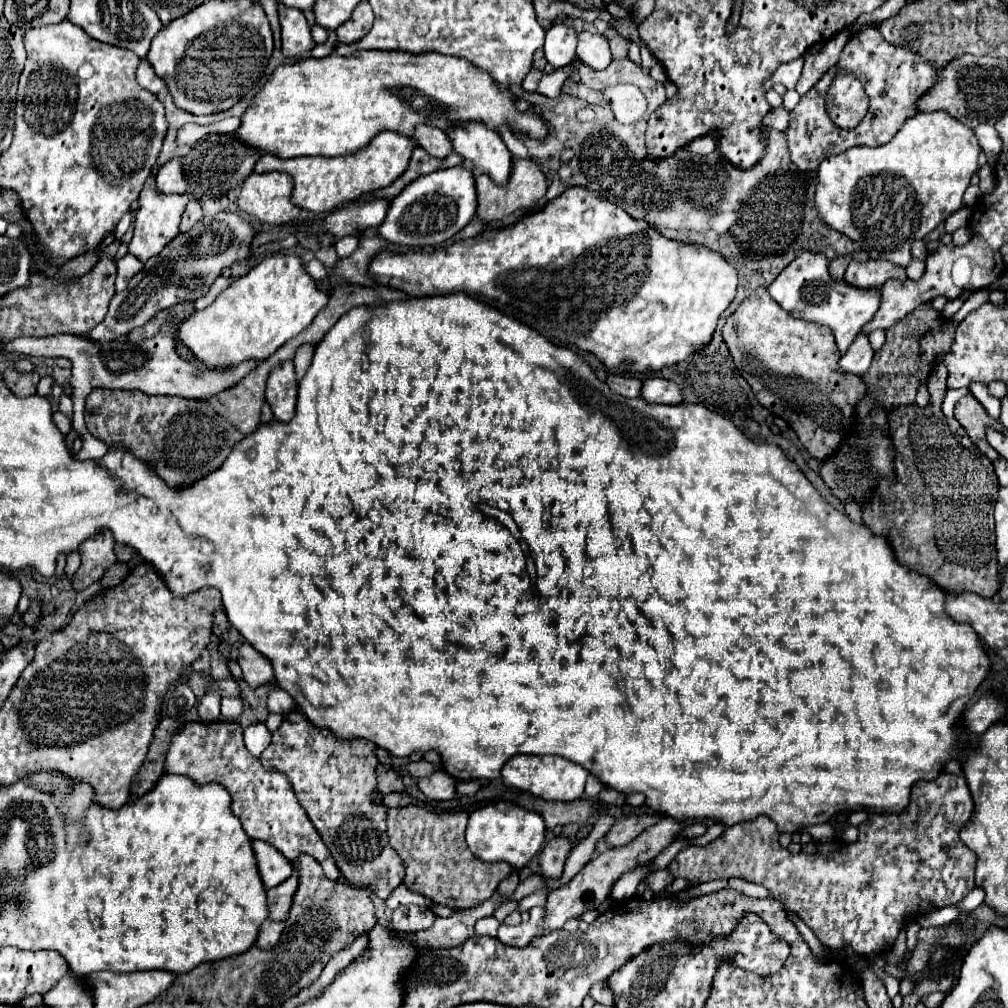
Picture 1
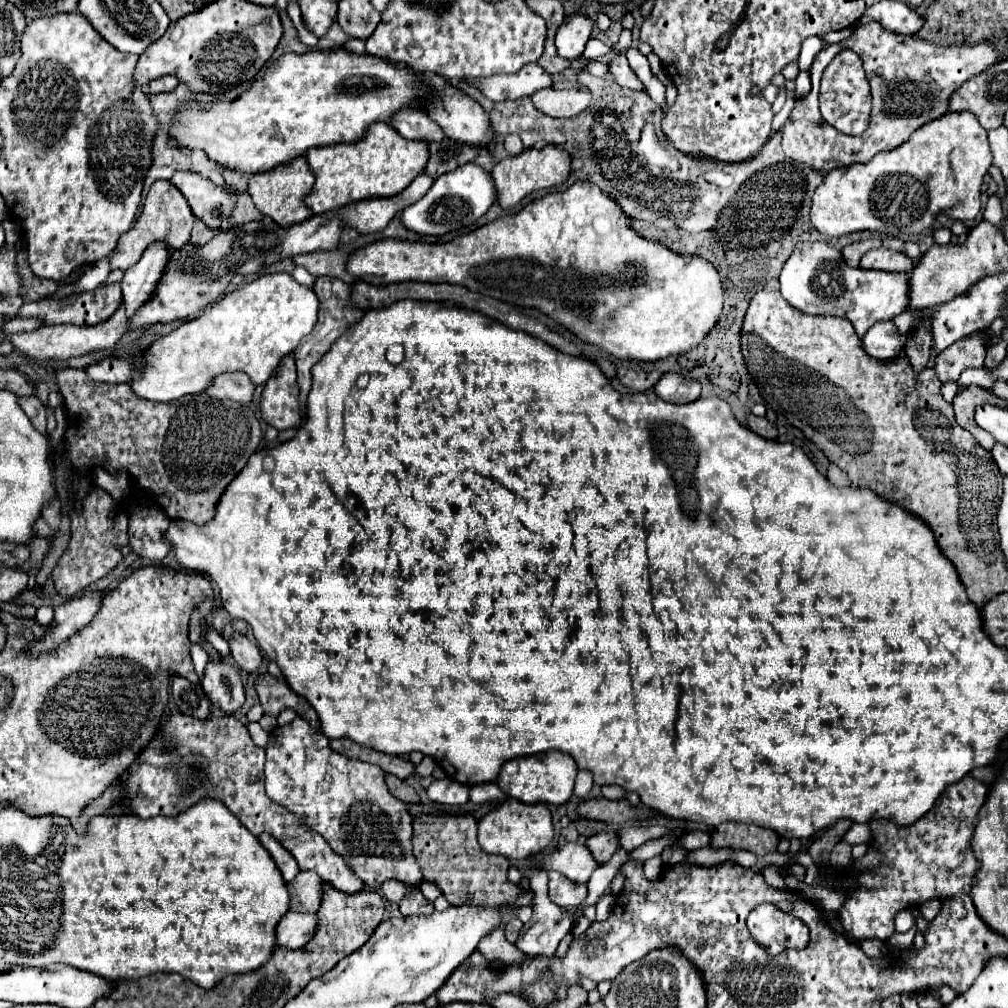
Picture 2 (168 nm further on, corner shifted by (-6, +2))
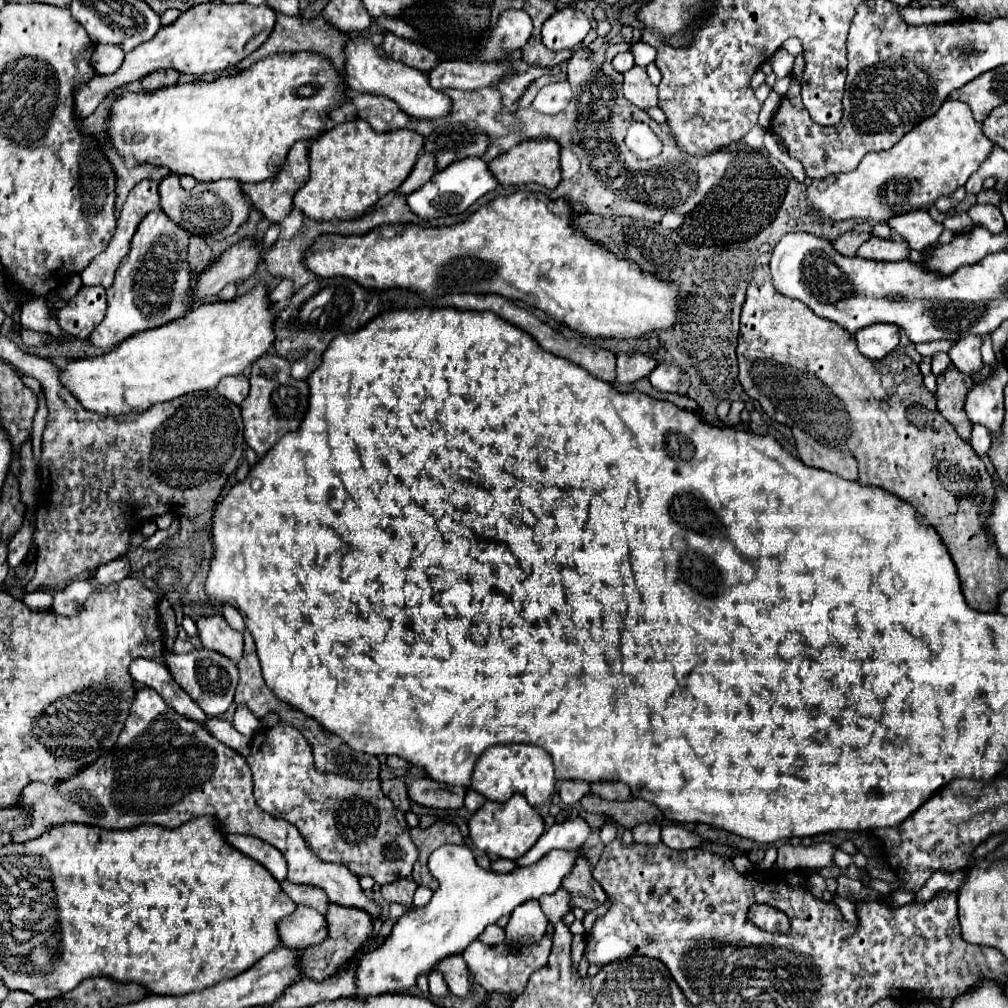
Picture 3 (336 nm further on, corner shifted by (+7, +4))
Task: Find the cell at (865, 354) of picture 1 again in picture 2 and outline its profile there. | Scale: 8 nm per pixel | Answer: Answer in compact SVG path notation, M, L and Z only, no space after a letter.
M878 321L862 337L862 349L878 361L894 359L906 345L906 337L898 333L892 321Z

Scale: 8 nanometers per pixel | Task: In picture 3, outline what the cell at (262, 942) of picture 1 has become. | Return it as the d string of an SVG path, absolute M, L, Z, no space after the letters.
M297 907L279 923L279 937L281 943L289 947L313 947L327 937L325 915L317 913L313 907Z

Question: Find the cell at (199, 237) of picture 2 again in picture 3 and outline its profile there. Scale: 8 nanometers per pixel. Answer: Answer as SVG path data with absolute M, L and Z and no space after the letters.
M191 237L189 239L189 265L193 275L201 275L209 265L213 263L213 251L205 243L203 237Z

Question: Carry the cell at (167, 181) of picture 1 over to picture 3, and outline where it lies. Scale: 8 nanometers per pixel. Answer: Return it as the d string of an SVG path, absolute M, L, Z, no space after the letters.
M169 175L159 183L159 197L161 209L181 227L185 227L191 235L197 237L211 237L211 239L225 239L233 235L247 219L251 211L251 203L241 191L241 183L235 179L221 179L211 183L197 183L191 191L185 191L179 185L177 175Z

